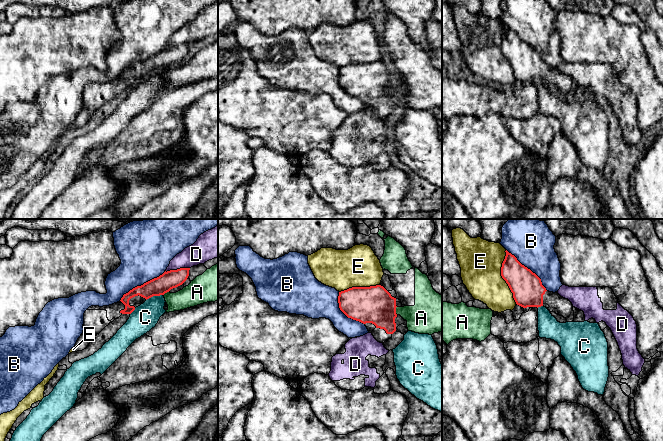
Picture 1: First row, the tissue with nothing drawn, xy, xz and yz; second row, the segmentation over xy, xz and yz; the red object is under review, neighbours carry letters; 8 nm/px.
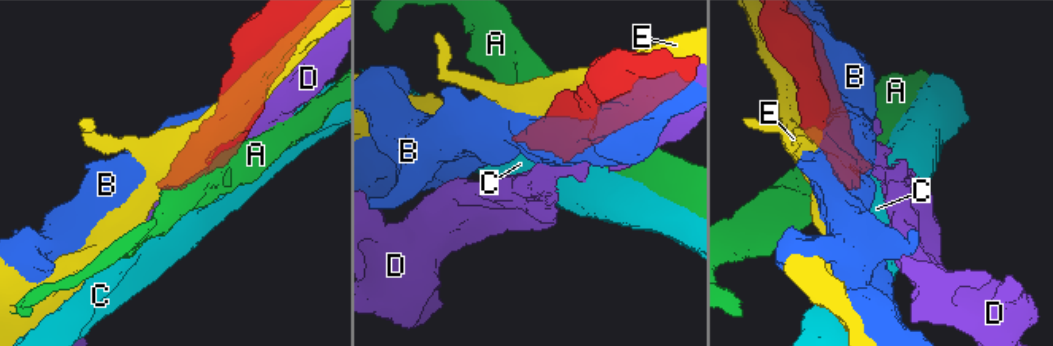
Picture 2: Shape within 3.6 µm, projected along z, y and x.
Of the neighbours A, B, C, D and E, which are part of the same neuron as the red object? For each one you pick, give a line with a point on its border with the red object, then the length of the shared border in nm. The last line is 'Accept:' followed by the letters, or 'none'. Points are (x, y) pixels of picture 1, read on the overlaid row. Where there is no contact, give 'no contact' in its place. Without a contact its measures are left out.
Accept: none

